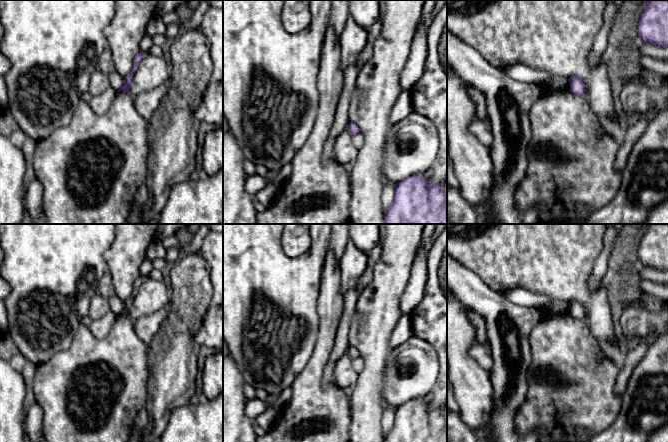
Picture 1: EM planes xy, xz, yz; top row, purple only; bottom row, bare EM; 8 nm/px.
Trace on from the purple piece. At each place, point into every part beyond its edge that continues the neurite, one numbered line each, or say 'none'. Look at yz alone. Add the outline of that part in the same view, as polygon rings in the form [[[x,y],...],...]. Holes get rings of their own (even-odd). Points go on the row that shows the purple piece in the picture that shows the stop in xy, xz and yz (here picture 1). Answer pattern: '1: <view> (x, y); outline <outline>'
none

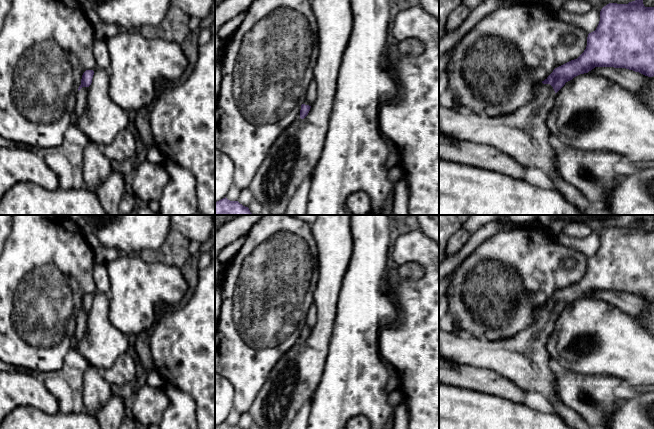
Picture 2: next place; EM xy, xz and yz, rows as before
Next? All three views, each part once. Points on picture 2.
1: yz (523, 135); outline [[[533,81],[533,86],[535,98],[511,114],[464,113],[449,109],[443,103],[439,106],[439,133],[460,141],[492,146],[511,156],[526,168],[541,170],[553,182],[553,188],[585,215],[613,215],[606,206],[603,209],[595,210],[587,198],[559,175],[554,160],[555,151],[548,140],[550,132],[548,126],[554,113],[556,93],[550,84]]]

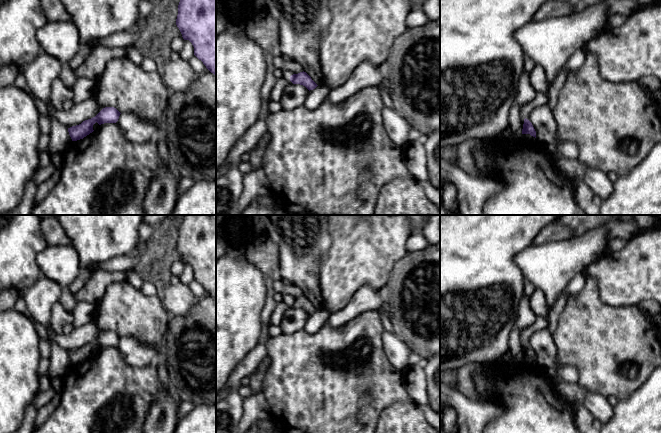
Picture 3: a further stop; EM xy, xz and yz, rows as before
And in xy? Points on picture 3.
none

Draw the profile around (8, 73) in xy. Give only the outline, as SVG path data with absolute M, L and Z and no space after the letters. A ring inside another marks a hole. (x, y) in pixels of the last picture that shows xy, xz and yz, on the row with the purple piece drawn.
M10 63L0 67L0 88L4 86L13 85L18 73L20 65Z

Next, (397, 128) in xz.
M385 107L382 110L384 129L389 138L398 146L404 147L408 143L408 134L411 124L395 112L394 109Z

